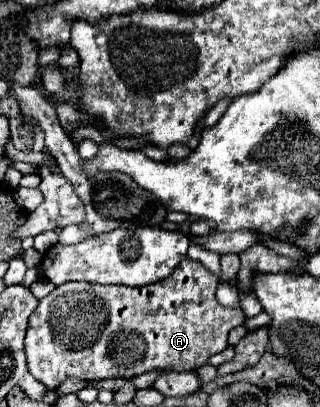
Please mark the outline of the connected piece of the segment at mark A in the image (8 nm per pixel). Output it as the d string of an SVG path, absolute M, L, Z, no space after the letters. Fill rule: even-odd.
M182 260L178 268L162 282L146 288L130 286L102 286L90 282L66 282L56 286L46 298L40 300L36 310L30 314L26 330L26 358L30 374L46 388L54 390L66 378L80 380L106 380L126 378L132 380L144 372L190 372L198 370L208 362L210 356L218 354L228 346L228 332L246 322L242 308L222 306L216 298L218 278L208 272L200 262Z

